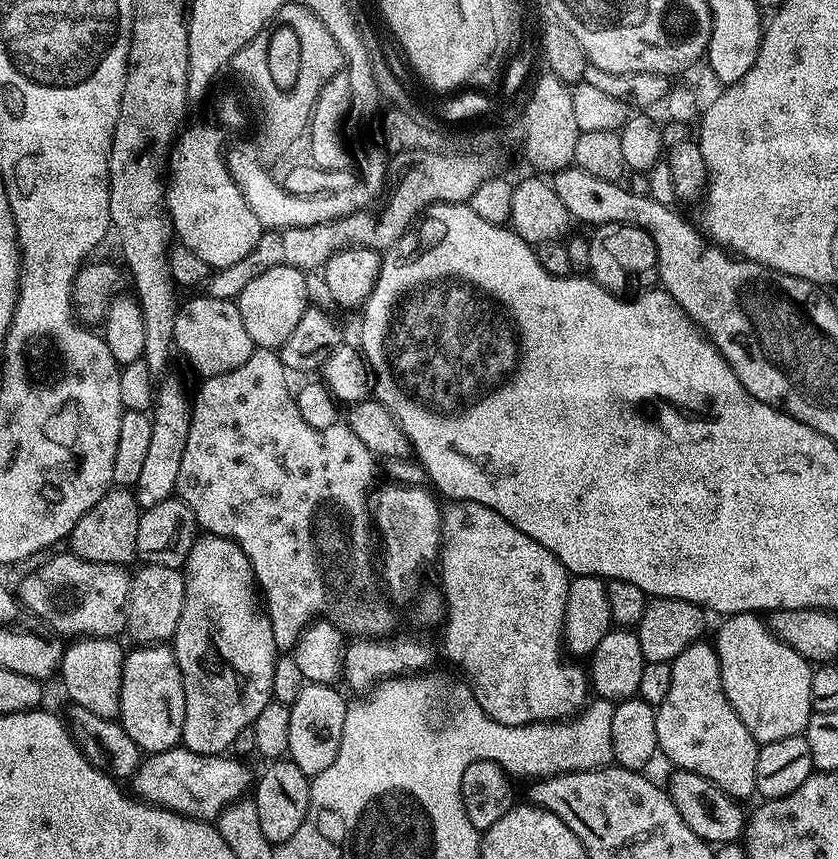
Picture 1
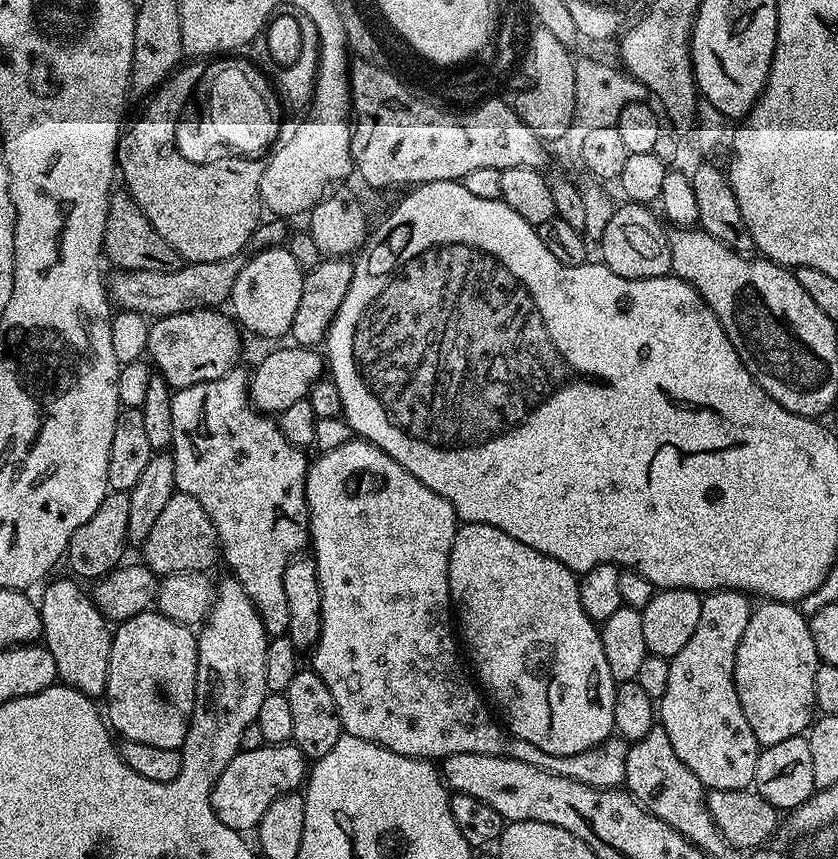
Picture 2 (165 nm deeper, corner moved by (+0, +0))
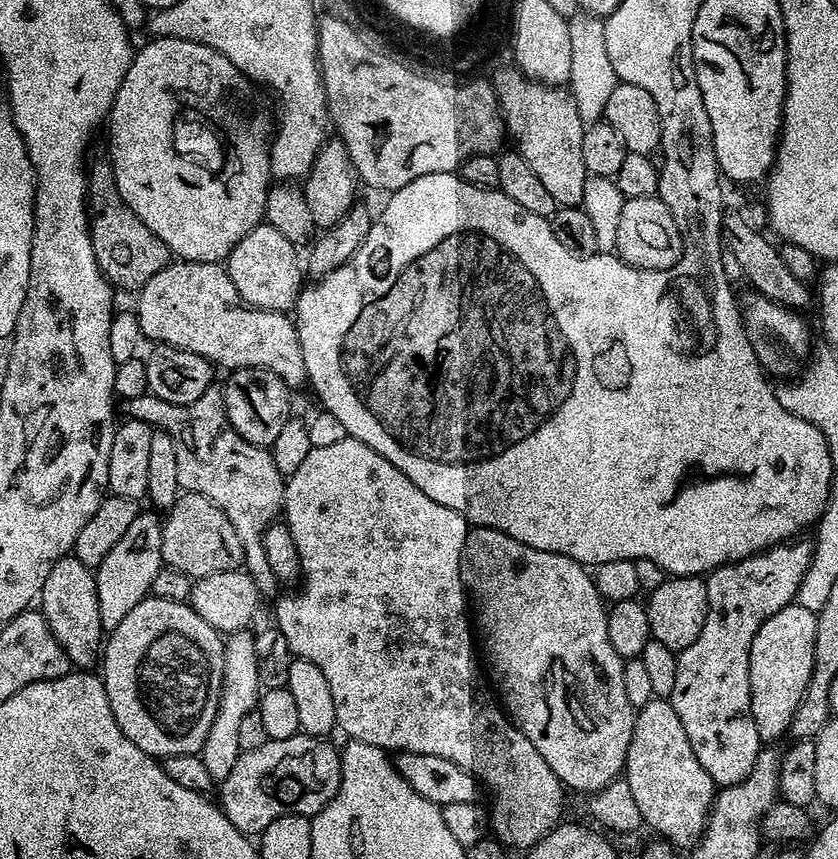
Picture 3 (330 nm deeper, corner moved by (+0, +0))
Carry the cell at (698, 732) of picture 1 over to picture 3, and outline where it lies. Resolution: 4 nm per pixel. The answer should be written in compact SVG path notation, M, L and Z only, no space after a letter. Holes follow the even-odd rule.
M800 542L777 544L766 552L747 556L734 564L723 564L707 573L708 609L706 622L702 622L702 634L698 634L698 638L694 638L694 642L690 642L690 646L686 646L686 650L682 650L676 658L678 675L670 697L674 714L678 714L682 730L686 730L686 738L690 738L690 750L694 750L694 758L702 762L702 770L710 774L717 786L742 782L750 770L754 770L754 762L762 750L762 741L754 726L750 706L750 646L762 622L795 601L798 586L812 565L813 545L796 543Z

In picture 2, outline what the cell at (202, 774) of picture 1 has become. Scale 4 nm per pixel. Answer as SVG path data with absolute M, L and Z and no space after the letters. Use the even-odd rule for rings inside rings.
M295 743L269 744L258 750L239 751L236 757L222 770L212 791L212 805L219 823L241 834L259 829L262 814L274 802L274 798L286 792L295 792L305 783L310 771L309 761Z

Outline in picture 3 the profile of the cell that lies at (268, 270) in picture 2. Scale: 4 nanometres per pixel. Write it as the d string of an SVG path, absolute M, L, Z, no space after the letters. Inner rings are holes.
M261 222L238 242L238 246L234 246L226 261L226 271L245 304L251 308L287 313L299 301L302 260L296 257L296 252L297 245L286 242L286 238L267 222Z

